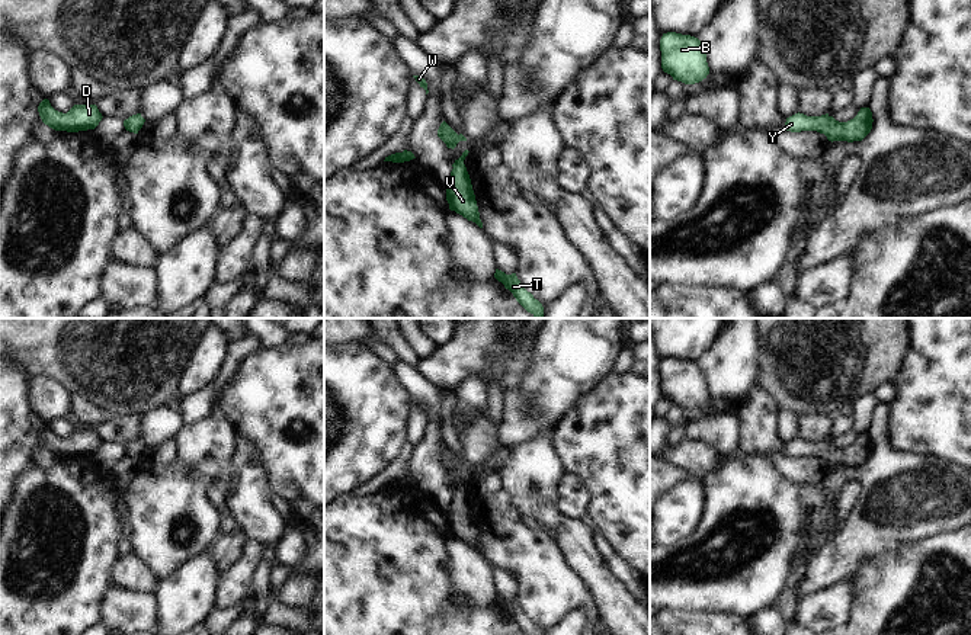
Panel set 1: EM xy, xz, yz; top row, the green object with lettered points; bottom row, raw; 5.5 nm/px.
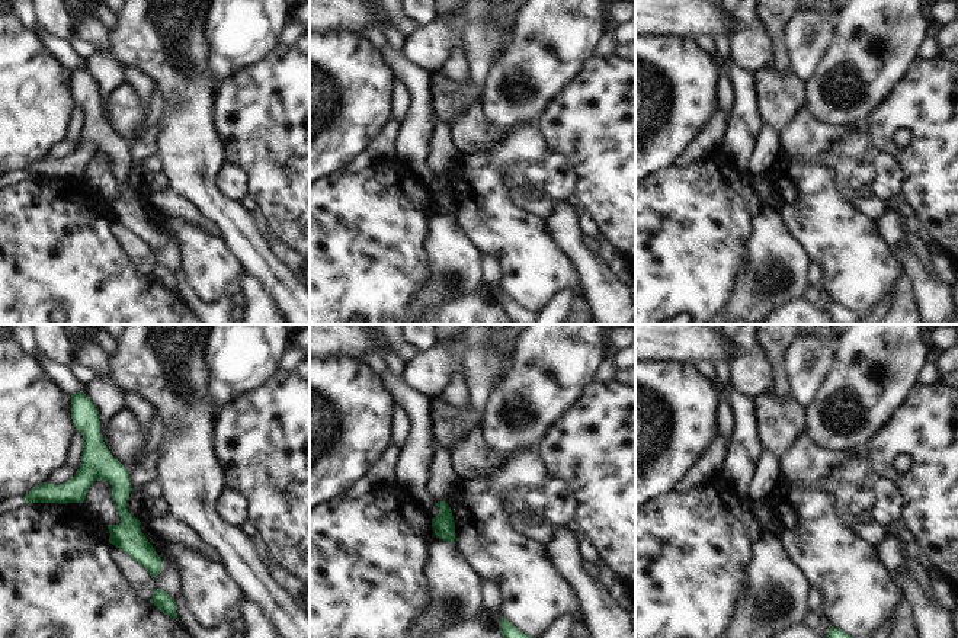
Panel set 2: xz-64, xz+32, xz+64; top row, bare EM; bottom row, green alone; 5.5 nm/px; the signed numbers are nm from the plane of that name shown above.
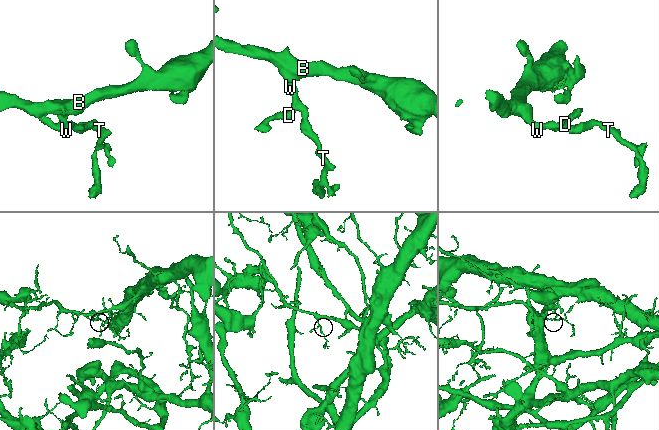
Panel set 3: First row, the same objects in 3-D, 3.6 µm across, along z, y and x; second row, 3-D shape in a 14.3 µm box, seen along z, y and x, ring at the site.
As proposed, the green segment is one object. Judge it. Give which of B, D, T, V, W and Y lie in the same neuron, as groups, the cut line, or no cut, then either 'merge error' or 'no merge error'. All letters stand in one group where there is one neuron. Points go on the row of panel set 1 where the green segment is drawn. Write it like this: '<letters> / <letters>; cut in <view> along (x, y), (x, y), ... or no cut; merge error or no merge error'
B D T V W Y; no cut; no merge error

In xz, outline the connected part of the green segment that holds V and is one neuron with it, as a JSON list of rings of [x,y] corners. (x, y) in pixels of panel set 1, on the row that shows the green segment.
[[[465,150],[462,155],[452,164],[454,169],[451,171],[449,185],[446,186],[446,201],[451,211],[455,211],[483,228],[471,179],[464,164],[468,153],[470,151]]]

